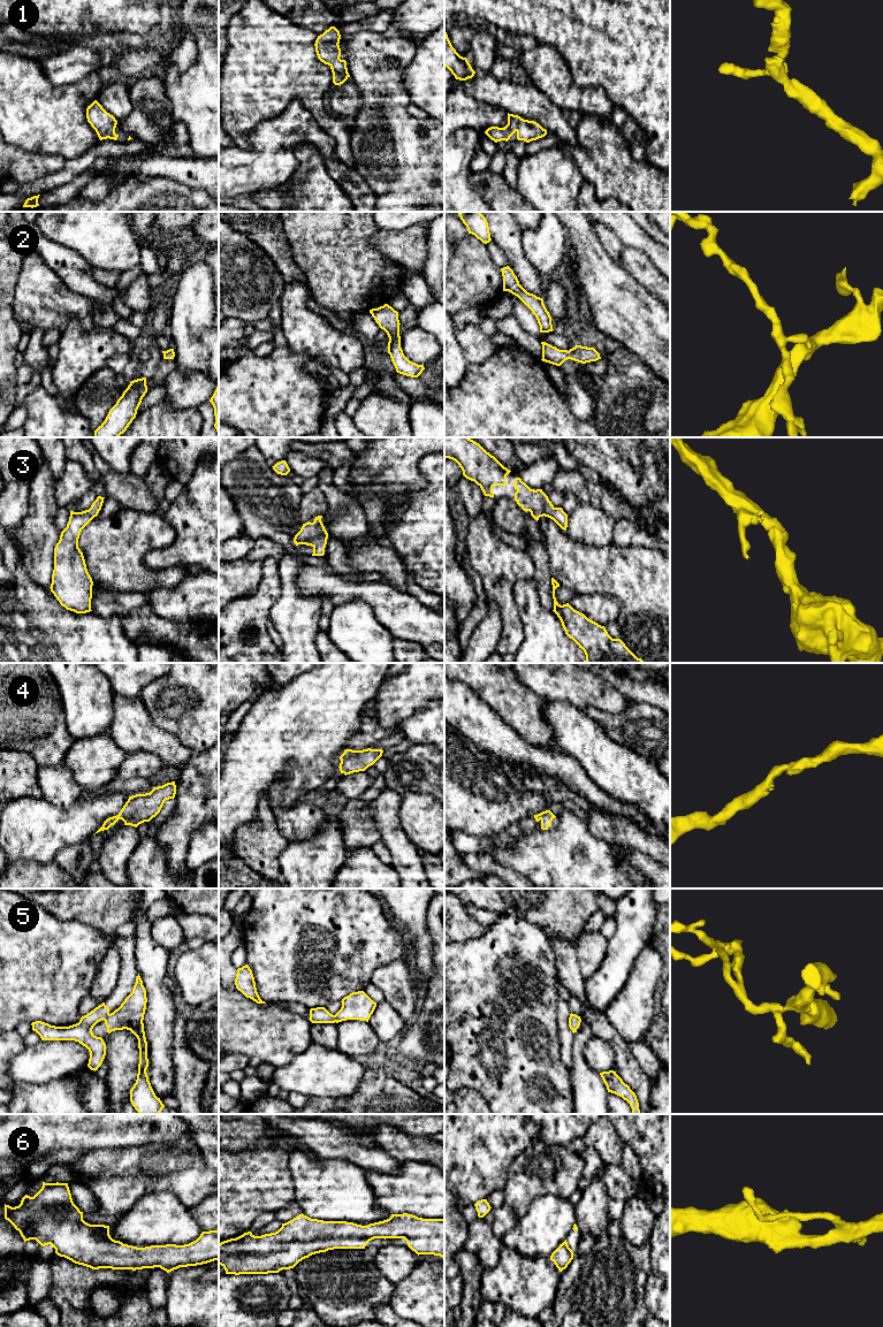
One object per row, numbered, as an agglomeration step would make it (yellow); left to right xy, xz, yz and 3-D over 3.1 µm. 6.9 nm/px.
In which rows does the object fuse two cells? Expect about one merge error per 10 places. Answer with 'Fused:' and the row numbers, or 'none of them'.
Fused: 5

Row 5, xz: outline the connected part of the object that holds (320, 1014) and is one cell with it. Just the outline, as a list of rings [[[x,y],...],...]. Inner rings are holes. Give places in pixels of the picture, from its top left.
[[[317,1007],[310,1009],[310,1019],[312,1023],[334,1023],[334,1015],[325,1007]]]

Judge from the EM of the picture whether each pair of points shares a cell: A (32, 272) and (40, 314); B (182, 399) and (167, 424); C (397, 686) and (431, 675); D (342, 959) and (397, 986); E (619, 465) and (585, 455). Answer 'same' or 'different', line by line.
A: same
B: different
C: same
D: different
E: same

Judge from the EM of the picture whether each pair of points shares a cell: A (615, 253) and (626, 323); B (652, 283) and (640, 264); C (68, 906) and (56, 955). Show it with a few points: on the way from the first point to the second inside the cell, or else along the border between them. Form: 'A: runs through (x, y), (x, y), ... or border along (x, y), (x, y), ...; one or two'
A: border along (599, 239), (604, 250), (621, 264); two
B: runs through (651, 279), (641, 268); one
C: border along (43, 907), (61, 920), (75, 920), (91, 927); two

